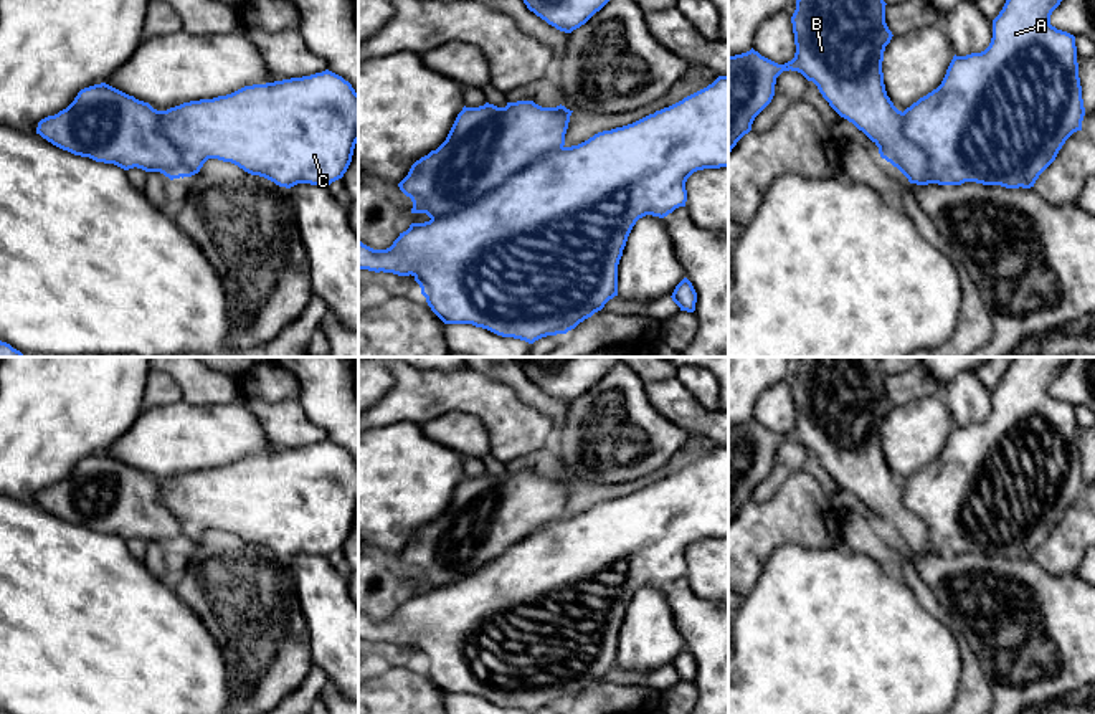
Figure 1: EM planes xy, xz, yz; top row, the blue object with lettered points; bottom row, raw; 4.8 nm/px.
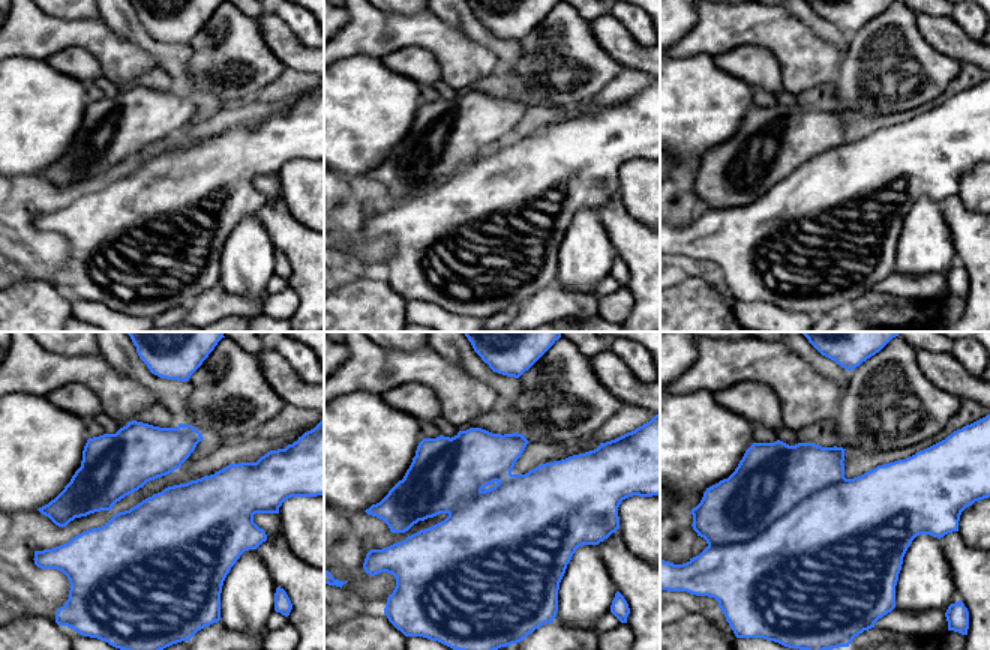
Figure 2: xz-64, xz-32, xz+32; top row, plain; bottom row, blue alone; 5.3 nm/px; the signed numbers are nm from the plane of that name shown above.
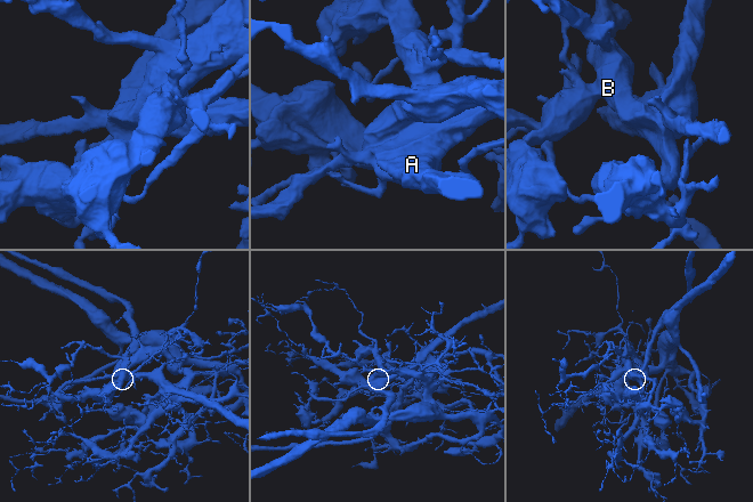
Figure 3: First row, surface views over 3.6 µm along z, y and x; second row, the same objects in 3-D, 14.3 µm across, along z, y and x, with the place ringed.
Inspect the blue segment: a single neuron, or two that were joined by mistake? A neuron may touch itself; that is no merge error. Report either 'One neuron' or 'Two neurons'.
Two neurons

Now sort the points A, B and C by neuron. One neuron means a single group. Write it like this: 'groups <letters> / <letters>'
groups A C / B

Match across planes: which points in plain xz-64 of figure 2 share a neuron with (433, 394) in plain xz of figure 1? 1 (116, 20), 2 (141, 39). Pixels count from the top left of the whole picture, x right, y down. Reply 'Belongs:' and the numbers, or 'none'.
Belongs: none

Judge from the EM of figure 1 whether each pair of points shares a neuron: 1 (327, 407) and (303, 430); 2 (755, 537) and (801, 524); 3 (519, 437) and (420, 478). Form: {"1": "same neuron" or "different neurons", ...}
{"1": "different neurons", "2": "same neuron", "3": "different neurons"}

